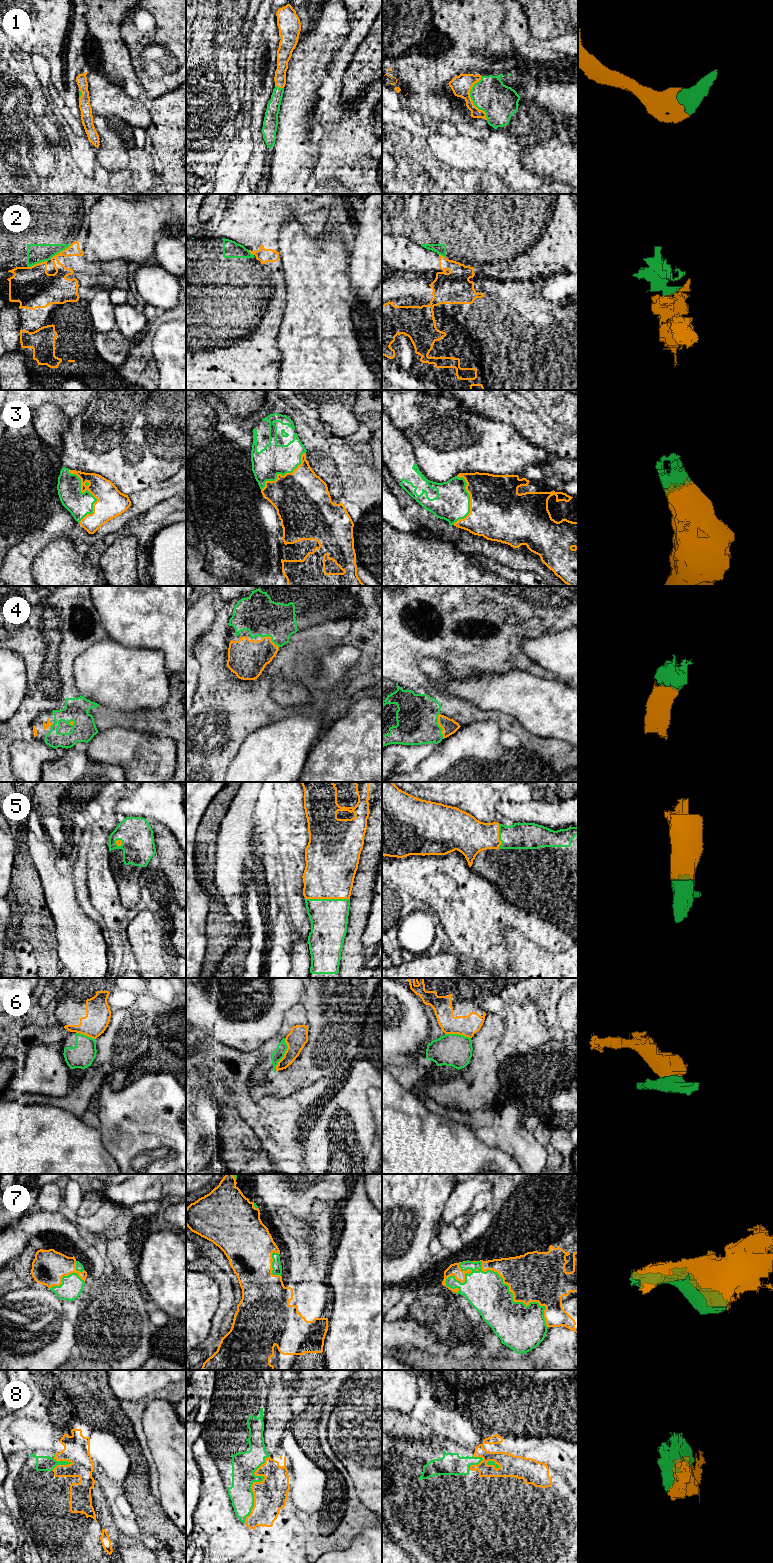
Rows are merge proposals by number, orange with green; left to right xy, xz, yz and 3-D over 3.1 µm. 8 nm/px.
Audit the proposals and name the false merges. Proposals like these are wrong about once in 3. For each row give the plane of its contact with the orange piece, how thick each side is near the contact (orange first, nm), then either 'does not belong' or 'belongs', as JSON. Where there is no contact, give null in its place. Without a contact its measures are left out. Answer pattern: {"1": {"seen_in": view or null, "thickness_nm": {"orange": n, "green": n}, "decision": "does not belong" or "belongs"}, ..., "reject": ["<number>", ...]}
{"1": {"seen_in": "yz", "thickness_nm": {"orange": 170, "green": 280}, "decision": "belongs"}, "2": {"seen_in": "xy", "thickness_nm": {"orange": 170, "green": 160}, "decision": "does not belong"}, "3": {"seen_in": "xy", "thickness_nm": {"orange": 220, "green": 200}, "decision": "belongs"}, "4": {"seen_in": "yz", "thickness_nm": {"orange": 120, "green": 340}, "decision": "belongs"}, "5": {"seen_in": "xz", "thickness_nm": {"orange": 400, "green": 300}, "decision": "belongs"}, "6": {"seen_in": "xz", "thickness_nm": {"orange": 160, "green": 90}, "decision": "does not belong"}, "7": {"seen_in": "yz", "thickness_nm": {"orange": 400, "green": 380}, "decision": "belongs"}, "8": {"seen_in": "xz", "thickness_nm": {"orange": 260, "green": 200}, "decision": "belongs"}, "reject": ["2", "6"]}

